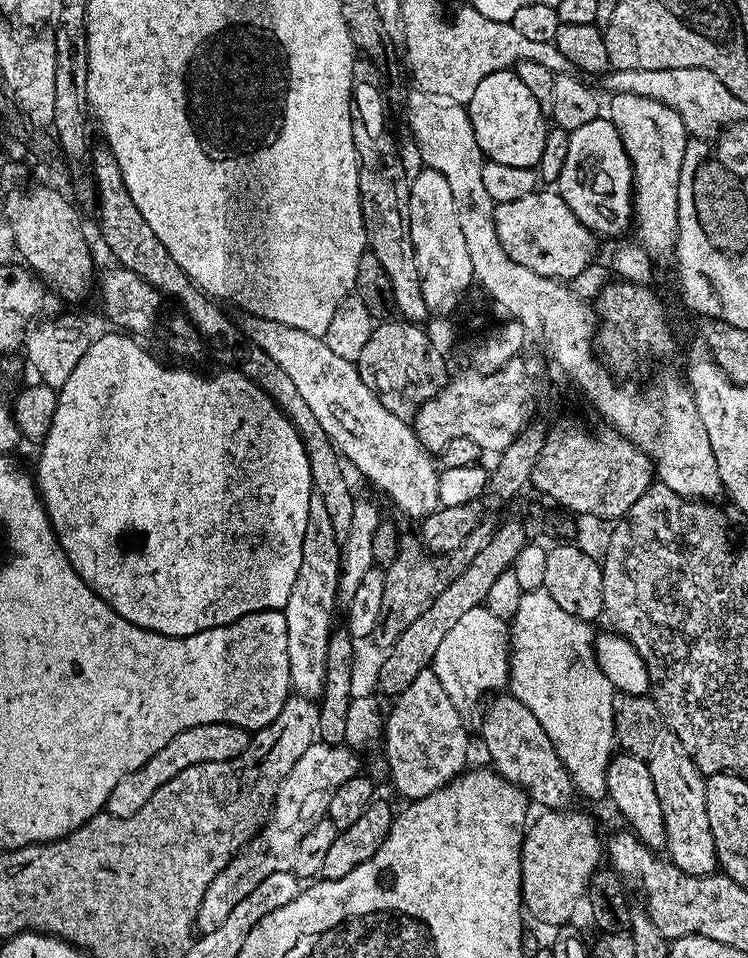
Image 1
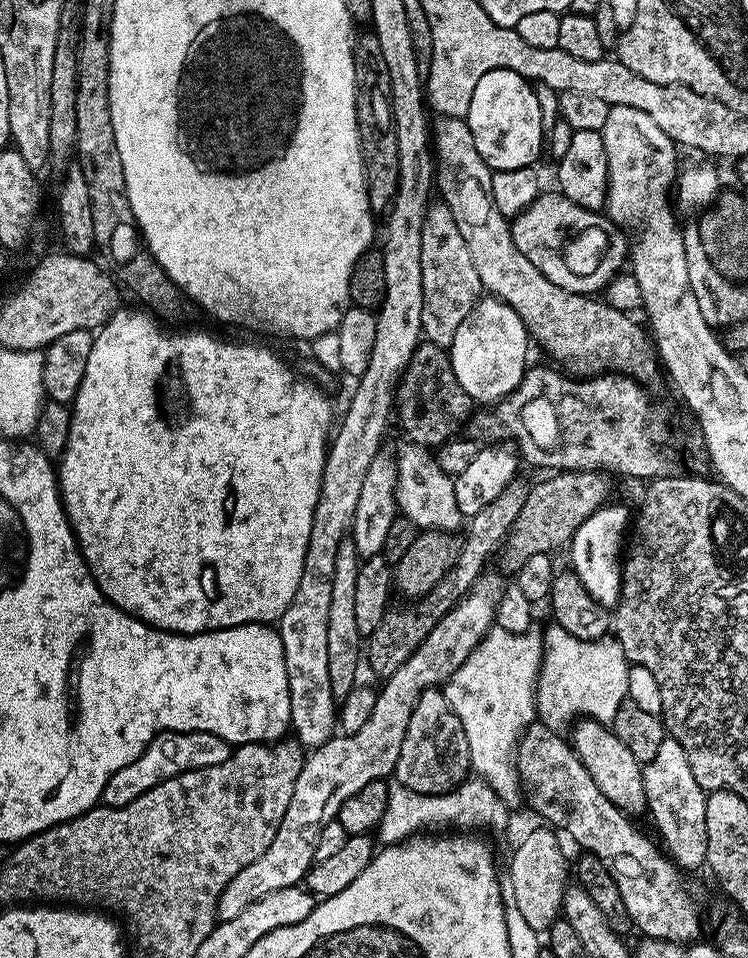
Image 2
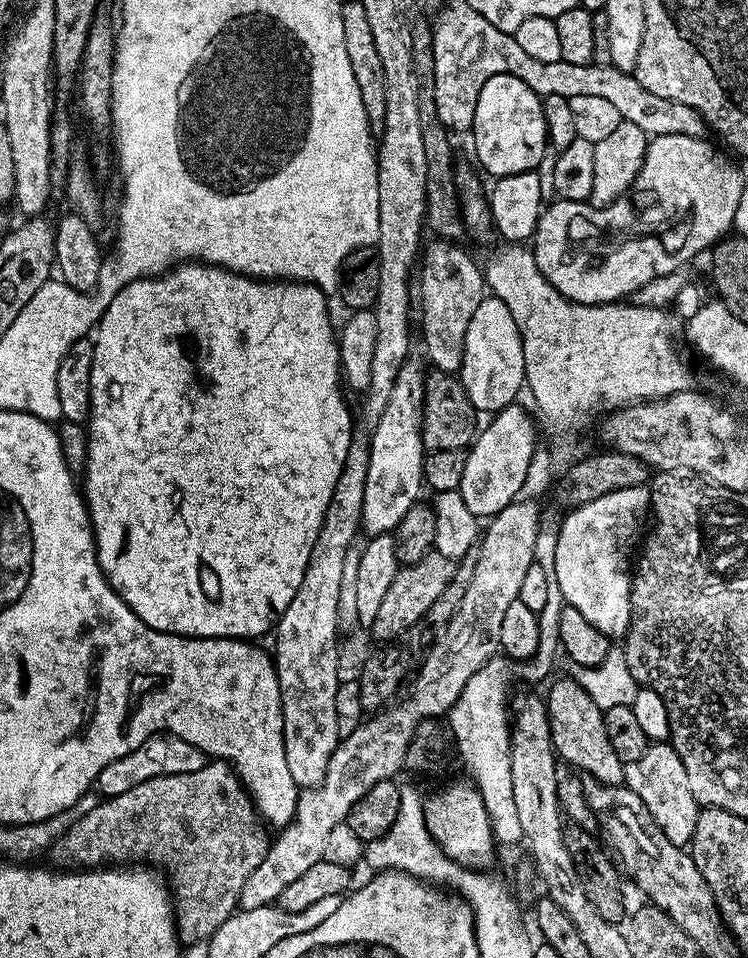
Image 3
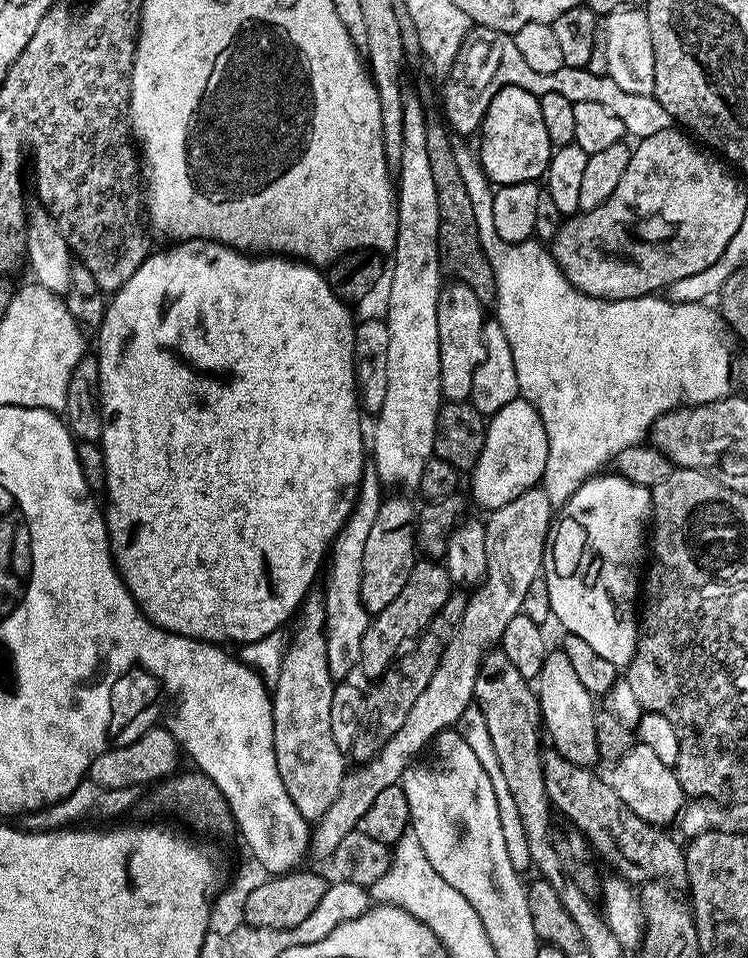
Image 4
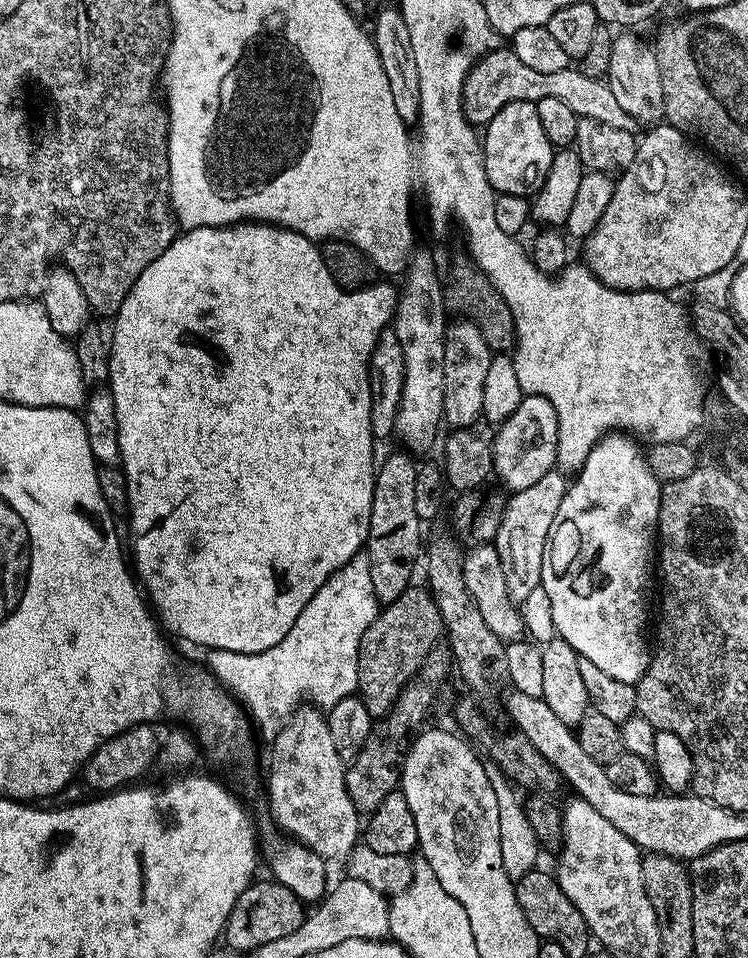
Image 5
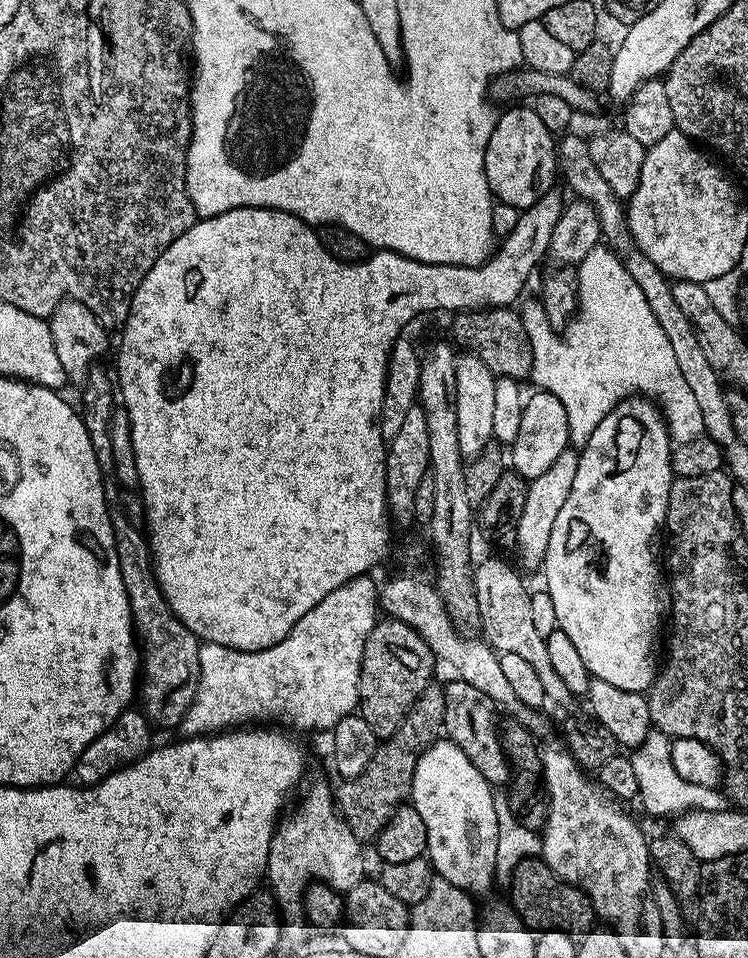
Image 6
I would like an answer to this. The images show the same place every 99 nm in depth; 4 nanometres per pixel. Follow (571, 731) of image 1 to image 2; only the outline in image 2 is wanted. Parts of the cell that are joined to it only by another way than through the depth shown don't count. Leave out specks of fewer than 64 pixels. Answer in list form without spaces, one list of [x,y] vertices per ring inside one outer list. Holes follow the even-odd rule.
[[[552,622],[543,629],[544,631],[544,658],[541,662],[540,677],[536,683],[536,715],[539,723],[546,725],[548,728],[557,730],[563,729],[565,726],[571,725],[577,718],[587,718],[590,720],[599,720],[601,722],[611,722],[614,714],[618,714],[618,706],[623,704],[628,699],[628,669],[630,667],[628,660],[624,656],[622,646],[618,643],[613,643],[612,648],[600,648],[604,646],[597,646],[595,643],[587,640],[579,640],[574,638],[566,630],[562,630],[562,626],[558,626]]]

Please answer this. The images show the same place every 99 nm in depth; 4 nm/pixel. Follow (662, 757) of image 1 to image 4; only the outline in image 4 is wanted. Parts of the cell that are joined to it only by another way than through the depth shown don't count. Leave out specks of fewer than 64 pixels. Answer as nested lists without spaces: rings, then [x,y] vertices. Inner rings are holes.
[[[636,742],[626,754],[622,754],[620,760],[611,765],[612,777],[610,783],[612,789],[622,802],[638,818],[642,818],[648,824],[657,826],[668,826],[668,823],[675,821],[686,807],[686,797],[682,786],[676,777],[676,769],[671,764],[662,762],[650,746]]]

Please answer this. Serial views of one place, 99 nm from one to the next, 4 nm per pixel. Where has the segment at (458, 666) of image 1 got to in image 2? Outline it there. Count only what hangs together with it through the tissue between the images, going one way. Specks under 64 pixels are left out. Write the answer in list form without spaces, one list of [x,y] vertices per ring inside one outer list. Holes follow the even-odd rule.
[[[538,620],[533,621],[525,634],[512,633],[493,625],[442,688],[466,734],[467,749],[470,750],[469,767],[489,782],[492,790],[509,808],[515,808],[520,800],[522,802],[515,750],[524,729],[537,719],[536,683],[544,658],[543,629],[543,623]]]

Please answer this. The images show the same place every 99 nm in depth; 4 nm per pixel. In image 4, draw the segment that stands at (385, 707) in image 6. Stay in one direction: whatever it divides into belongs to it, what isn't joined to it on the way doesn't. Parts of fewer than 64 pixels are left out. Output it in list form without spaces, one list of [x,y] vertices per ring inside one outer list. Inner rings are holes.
[[[427,558],[421,559],[413,566],[410,578],[398,593],[398,598],[390,603],[381,613],[373,615],[368,621],[366,634],[362,634],[360,655],[358,657],[359,671],[364,671],[371,678],[379,678],[396,663],[407,640],[412,640],[423,633],[424,627],[431,622],[443,603],[453,595],[454,585],[448,577],[448,569],[443,563],[433,562]]]

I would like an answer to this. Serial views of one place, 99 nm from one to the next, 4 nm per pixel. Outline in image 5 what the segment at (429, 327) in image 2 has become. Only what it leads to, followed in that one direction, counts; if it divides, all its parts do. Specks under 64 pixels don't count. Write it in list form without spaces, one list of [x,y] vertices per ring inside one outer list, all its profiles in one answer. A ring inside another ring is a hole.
[[[460,318],[455,322],[449,323],[444,333],[444,349],[446,358],[444,359],[444,419],[443,423],[449,429],[468,428],[477,423],[483,417],[483,394],[485,393],[486,374],[489,373],[490,364],[494,353],[486,338],[483,337],[482,330],[476,323],[469,319]]]

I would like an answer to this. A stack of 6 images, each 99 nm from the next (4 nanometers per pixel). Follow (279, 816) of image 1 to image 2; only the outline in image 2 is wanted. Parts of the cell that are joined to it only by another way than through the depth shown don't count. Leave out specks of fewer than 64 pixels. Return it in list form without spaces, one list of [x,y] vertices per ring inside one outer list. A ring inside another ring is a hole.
[[[483,571],[468,593],[430,628],[429,636],[422,641],[410,659],[398,667],[391,677],[383,681],[384,689],[381,687],[377,691],[372,716],[357,727],[360,729],[350,733],[349,736],[333,735],[331,740],[326,741],[322,746],[311,749],[305,755],[302,770],[294,782],[294,794],[290,794],[290,806],[286,806],[286,814],[282,818],[282,826],[278,826],[278,834],[274,834],[274,842],[270,842],[270,846],[266,846],[266,854],[262,854],[262,858],[258,858],[258,862],[250,862],[250,866],[238,870],[238,874],[234,874],[234,878],[230,878],[226,890],[222,890],[220,901],[216,907],[216,915],[220,920],[238,918],[238,914],[242,914],[242,910],[246,910],[246,906],[252,906],[254,902],[258,902],[258,898],[264,898],[266,894],[272,894],[274,890],[297,887],[307,877],[309,868],[316,860],[316,843],[320,837],[322,826],[337,819],[342,802],[346,802],[346,798],[350,798],[350,794],[358,794],[358,790],[362,790],[362,786],[366,786],[366,782],[382,780],[395,773],[398,750],[402,750],[402,738],[406,736],[406,726],[410,722],[410,714],[414,710],[418,698],[425,688],[447,681],[456,669],[463,666],[470,653],[478,646],[488,629],[493,626],[500,593],[505,585],[505,577],[499,571]]]

